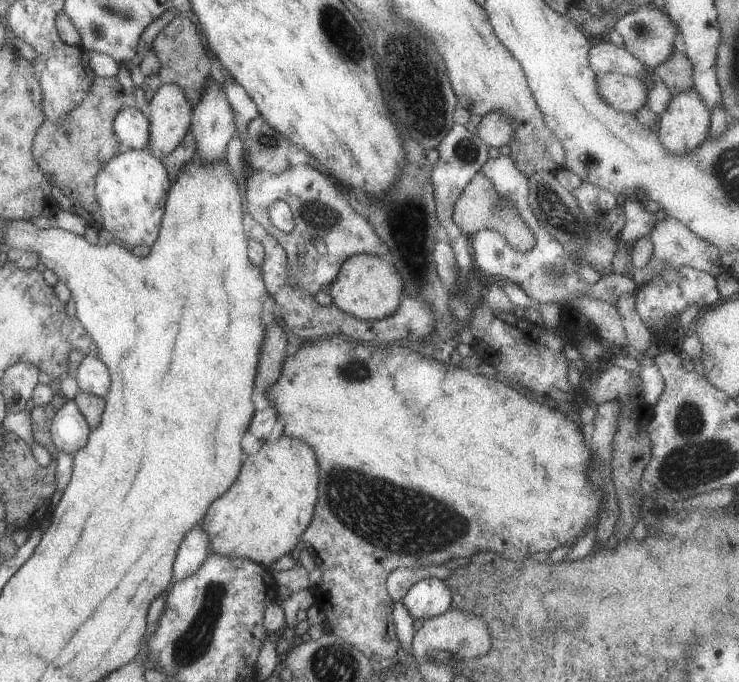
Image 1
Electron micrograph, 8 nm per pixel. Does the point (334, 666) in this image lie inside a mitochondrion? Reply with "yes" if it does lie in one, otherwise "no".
yes

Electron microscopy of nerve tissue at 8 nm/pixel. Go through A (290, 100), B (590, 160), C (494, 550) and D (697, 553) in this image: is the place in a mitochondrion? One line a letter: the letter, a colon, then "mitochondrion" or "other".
A: other
B: other
C: other
D: other

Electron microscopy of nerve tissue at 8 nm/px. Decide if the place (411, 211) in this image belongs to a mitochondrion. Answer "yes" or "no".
yes

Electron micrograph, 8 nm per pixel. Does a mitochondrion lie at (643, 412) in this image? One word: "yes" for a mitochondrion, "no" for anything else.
no

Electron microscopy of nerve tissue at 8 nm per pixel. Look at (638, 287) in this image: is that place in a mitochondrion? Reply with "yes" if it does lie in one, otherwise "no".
no

